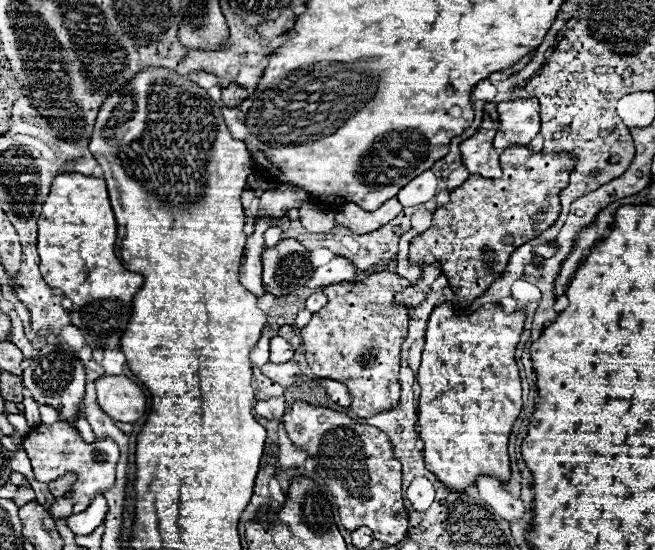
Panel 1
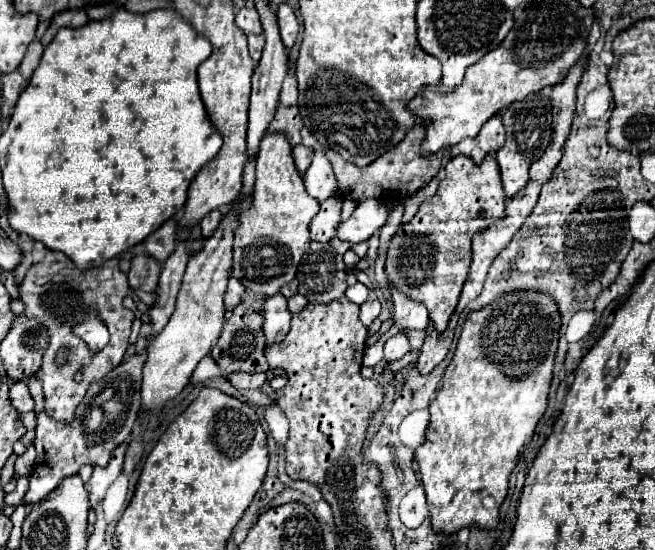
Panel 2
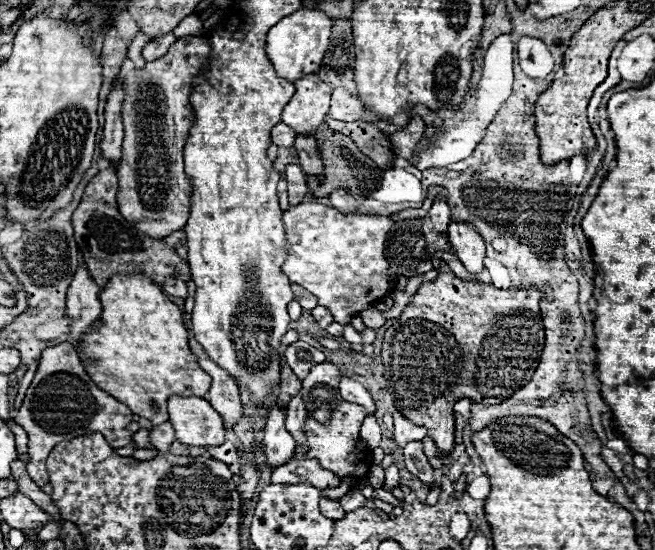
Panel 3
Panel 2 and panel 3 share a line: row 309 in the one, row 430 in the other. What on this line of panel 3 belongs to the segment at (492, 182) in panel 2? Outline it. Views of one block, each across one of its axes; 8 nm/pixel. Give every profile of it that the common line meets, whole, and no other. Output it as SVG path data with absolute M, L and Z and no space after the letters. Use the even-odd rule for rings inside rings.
M442 266L438 278L434 282L424 282L402 316L386 330L382 344L382 364L386 368L382 376L384 388L392 394L396 410L402 416L428 430L438 452L450 454L454 448L454 404L460 396L484 406L494 406L532 378L544 348L544 326L538 300L540 292L536 290L504 292L488 284L464 282L456 278L448 266Z

